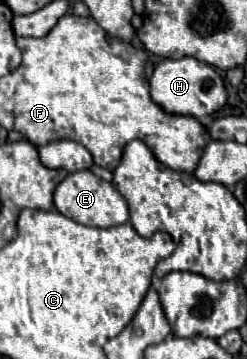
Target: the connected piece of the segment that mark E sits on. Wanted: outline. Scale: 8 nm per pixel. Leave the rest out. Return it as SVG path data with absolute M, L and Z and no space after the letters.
M76 171L70 173L56 189L54 189L54 207L82 223L82 225L90 225L90 227L114 227L114 225L122 225L128 221L128 205L126 199L116 191L116 187L100 177L96 177L92 171Z

